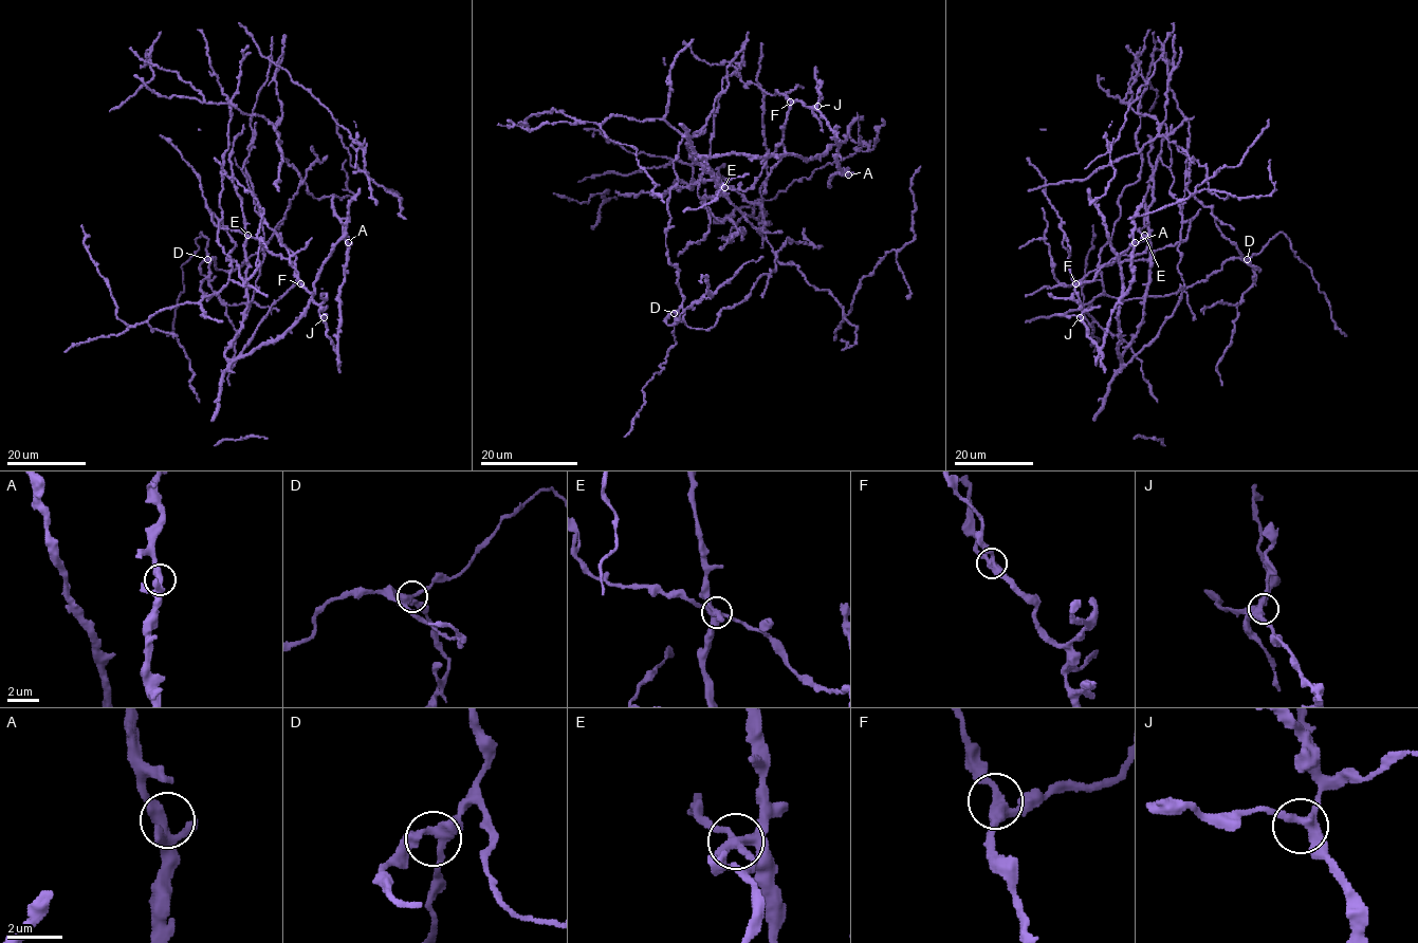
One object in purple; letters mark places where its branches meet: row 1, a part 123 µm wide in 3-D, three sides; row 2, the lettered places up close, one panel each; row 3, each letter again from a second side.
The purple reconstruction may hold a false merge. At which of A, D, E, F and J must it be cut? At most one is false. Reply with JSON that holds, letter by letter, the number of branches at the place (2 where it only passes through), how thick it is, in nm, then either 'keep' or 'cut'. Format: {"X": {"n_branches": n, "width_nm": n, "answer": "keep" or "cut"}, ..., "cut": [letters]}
{"A": {"n_branches": 4, "width_nm": 360, "answer": "keep"}, "D": {"n_branches": 3, "width_nm": 340, "answer": "keep"}, "E": {"n_branches": 4, "width_nm": 340, "answer": "keep"}, "F": {"n_branches": 3, "width_nm": 320, "answer": "keep"}, "J": {"n_branches": 3, "width_nm": 360, "answer": "keep"}, "cut": []}

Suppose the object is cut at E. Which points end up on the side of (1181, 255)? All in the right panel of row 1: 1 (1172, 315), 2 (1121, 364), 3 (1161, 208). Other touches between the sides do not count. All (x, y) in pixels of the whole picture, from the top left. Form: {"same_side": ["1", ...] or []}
{"same_side": ["3"]}

